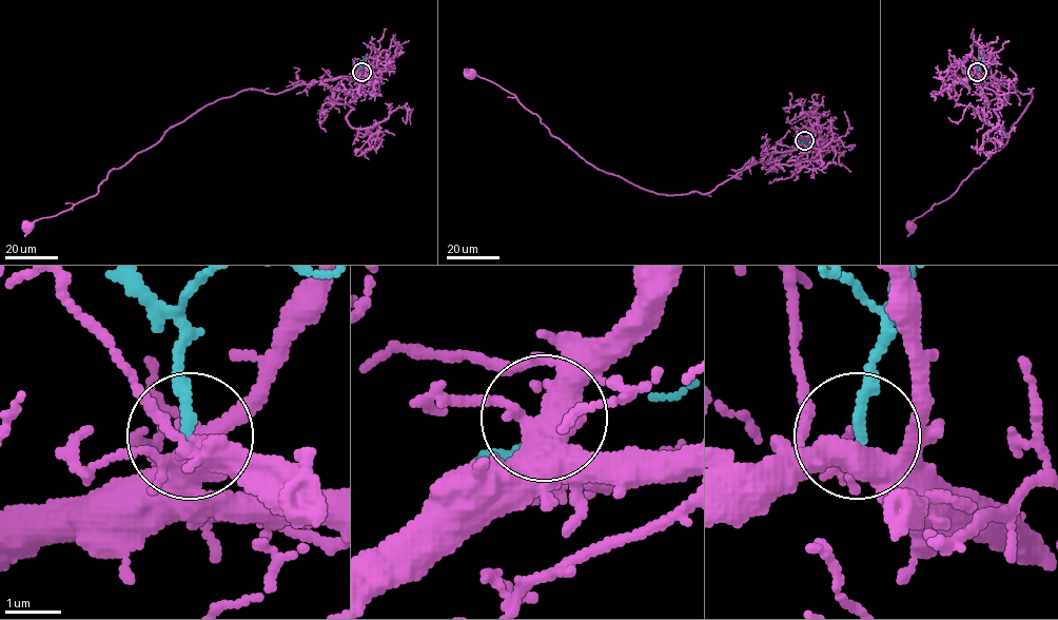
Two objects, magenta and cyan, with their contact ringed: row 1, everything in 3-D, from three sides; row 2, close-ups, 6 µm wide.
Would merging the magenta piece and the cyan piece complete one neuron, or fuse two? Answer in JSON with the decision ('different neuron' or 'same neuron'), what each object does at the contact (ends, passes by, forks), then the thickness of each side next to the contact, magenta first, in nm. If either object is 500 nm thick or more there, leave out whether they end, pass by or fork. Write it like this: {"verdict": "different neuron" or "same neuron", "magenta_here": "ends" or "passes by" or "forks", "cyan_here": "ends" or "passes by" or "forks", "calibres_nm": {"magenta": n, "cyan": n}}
{"verdict": "same neuron", "magenta_here": "forks", "cyan_here": "ends", "calibres_nm": {"magenta": 440, "cyan": 180}}

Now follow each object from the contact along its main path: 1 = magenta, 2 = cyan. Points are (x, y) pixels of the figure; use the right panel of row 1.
1: (977, 73), (1021, 94), (1030, 89), (1032, 99), (1000, 149), (909, 227)
2: (977, 72), (981, 57)

